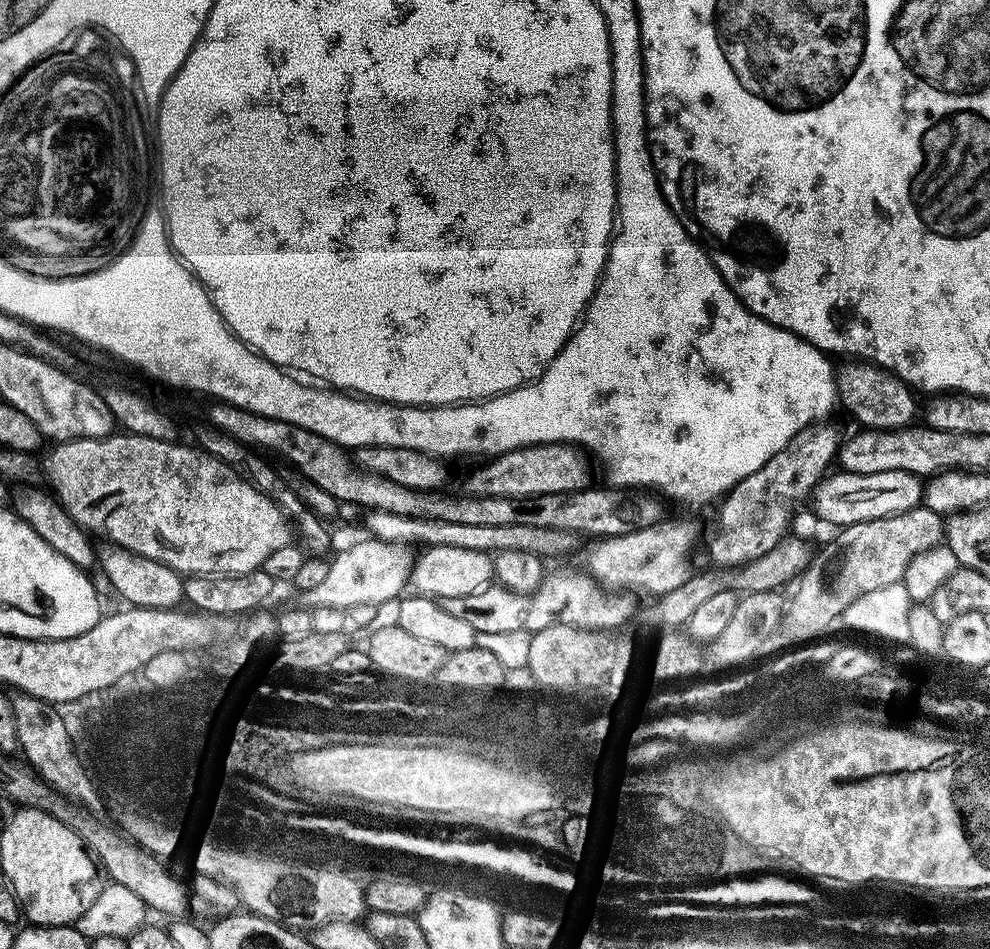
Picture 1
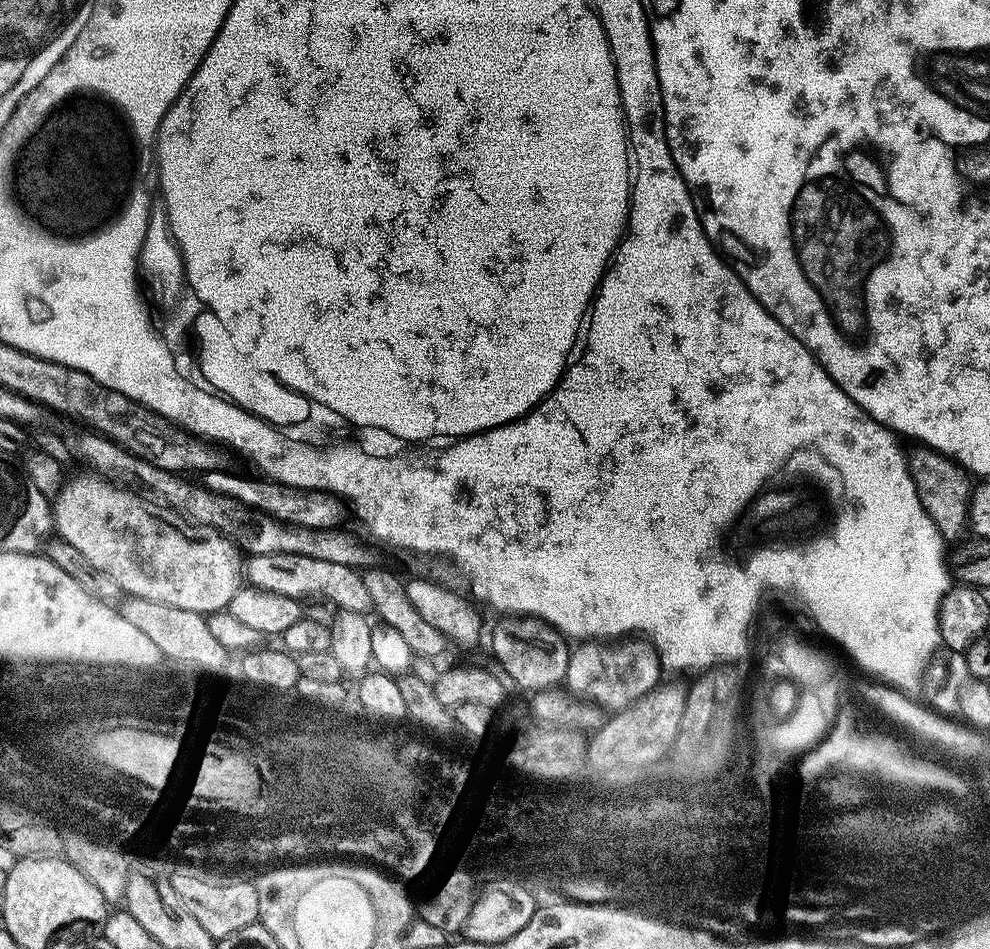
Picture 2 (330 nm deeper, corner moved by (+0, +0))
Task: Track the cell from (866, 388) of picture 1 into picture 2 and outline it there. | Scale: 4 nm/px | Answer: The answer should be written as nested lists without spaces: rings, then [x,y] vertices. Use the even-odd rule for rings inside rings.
[[[923,446],[911,453],[910,467],[916,488],[920,491],[920,501],[930,518],[938,526],[938,530],[944,535],[945,541],[963,541],[964,535],[970,532],[970,513],[972,510],[972,493],[974,491],[974,480],[969,473],[965,472],[962,465],[957,464],[949,456],[943,456],[935,452],[933,448]]]

